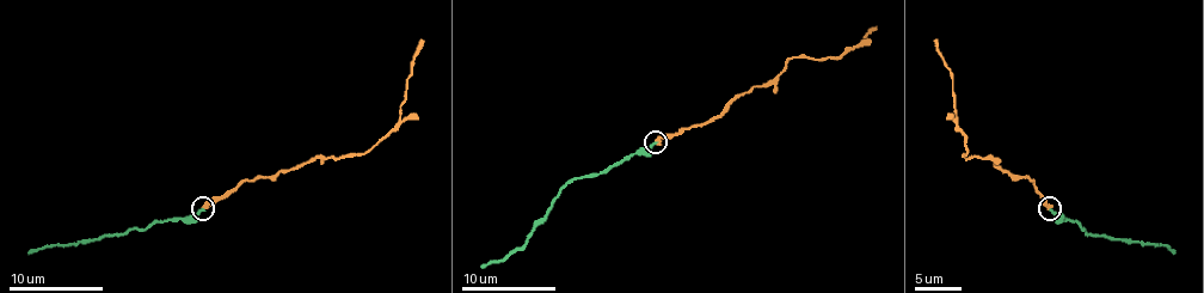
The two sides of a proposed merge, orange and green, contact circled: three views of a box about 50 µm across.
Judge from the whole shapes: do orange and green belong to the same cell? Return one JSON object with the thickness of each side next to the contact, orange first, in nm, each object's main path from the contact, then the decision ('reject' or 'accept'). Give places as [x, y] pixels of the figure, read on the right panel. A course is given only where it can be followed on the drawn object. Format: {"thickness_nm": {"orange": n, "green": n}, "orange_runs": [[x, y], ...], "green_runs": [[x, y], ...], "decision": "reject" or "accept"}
{"thickness_nm": {"orange": 400, "green": 240}, "orange_runs": [[1049, 207], [1027, 177], [1014, 177], [988, 158], [965, 156], [965, 133], [956, 118], [953, 74], [934, 38]], "green_runs": [[1049, 209], [1086, 233], [1166, 245], [1173, 255]], "decision": "accept"}

